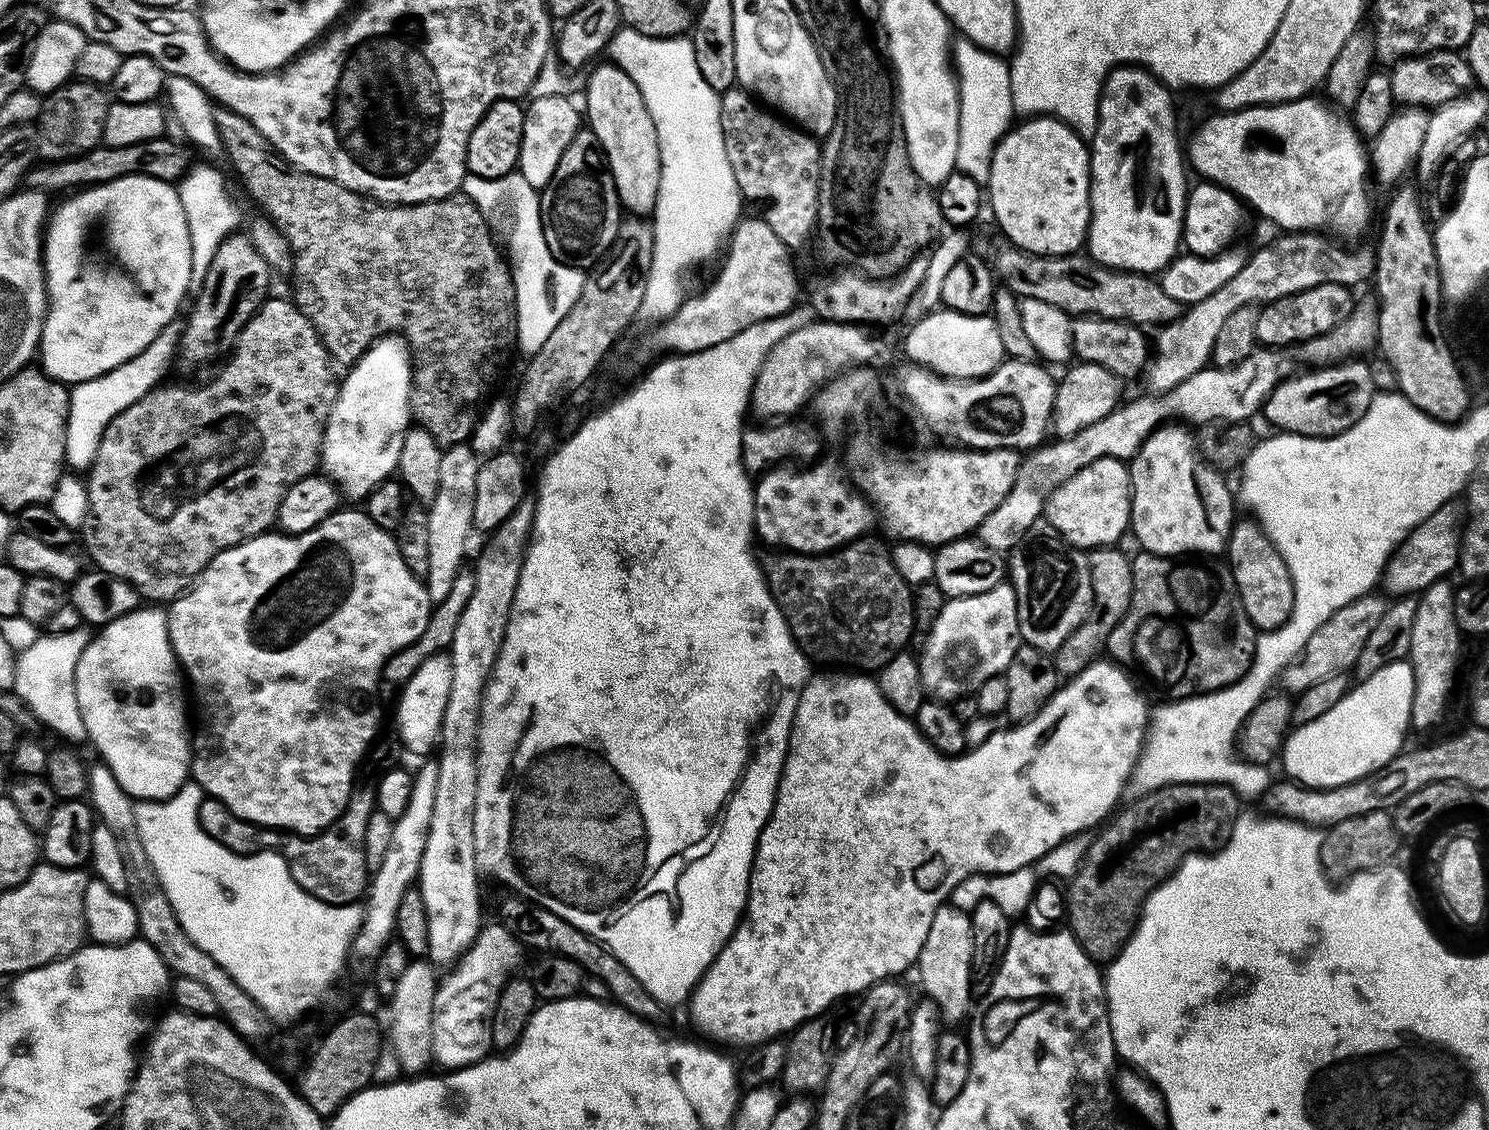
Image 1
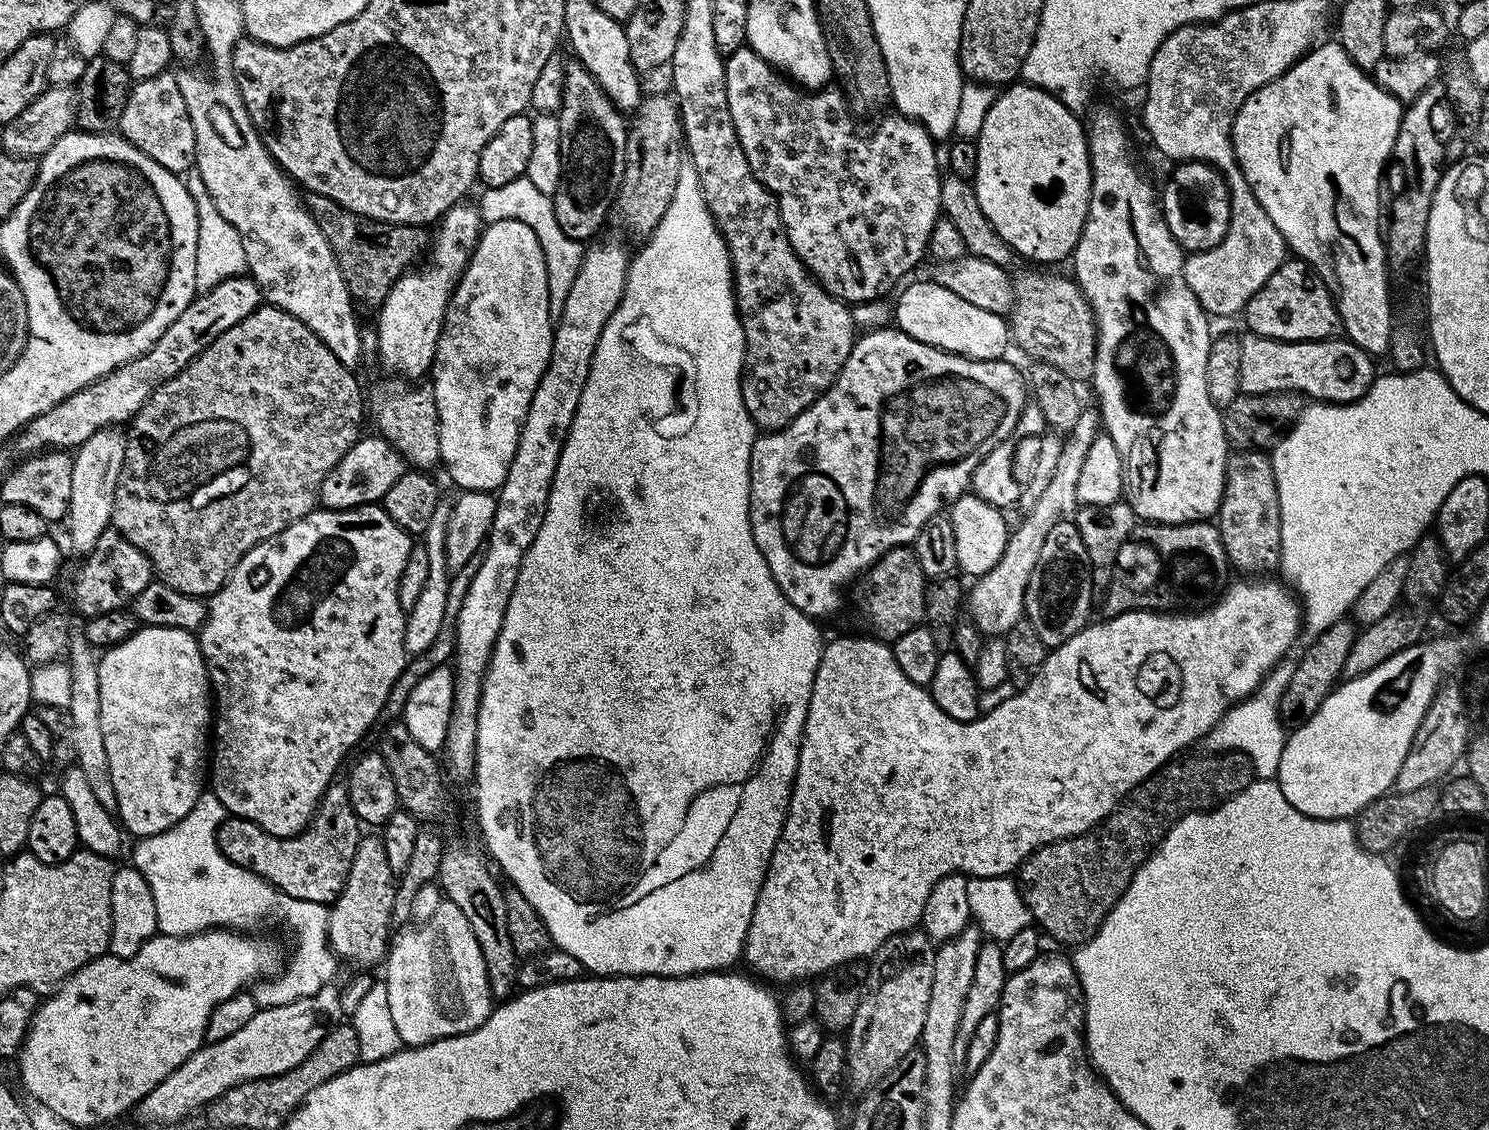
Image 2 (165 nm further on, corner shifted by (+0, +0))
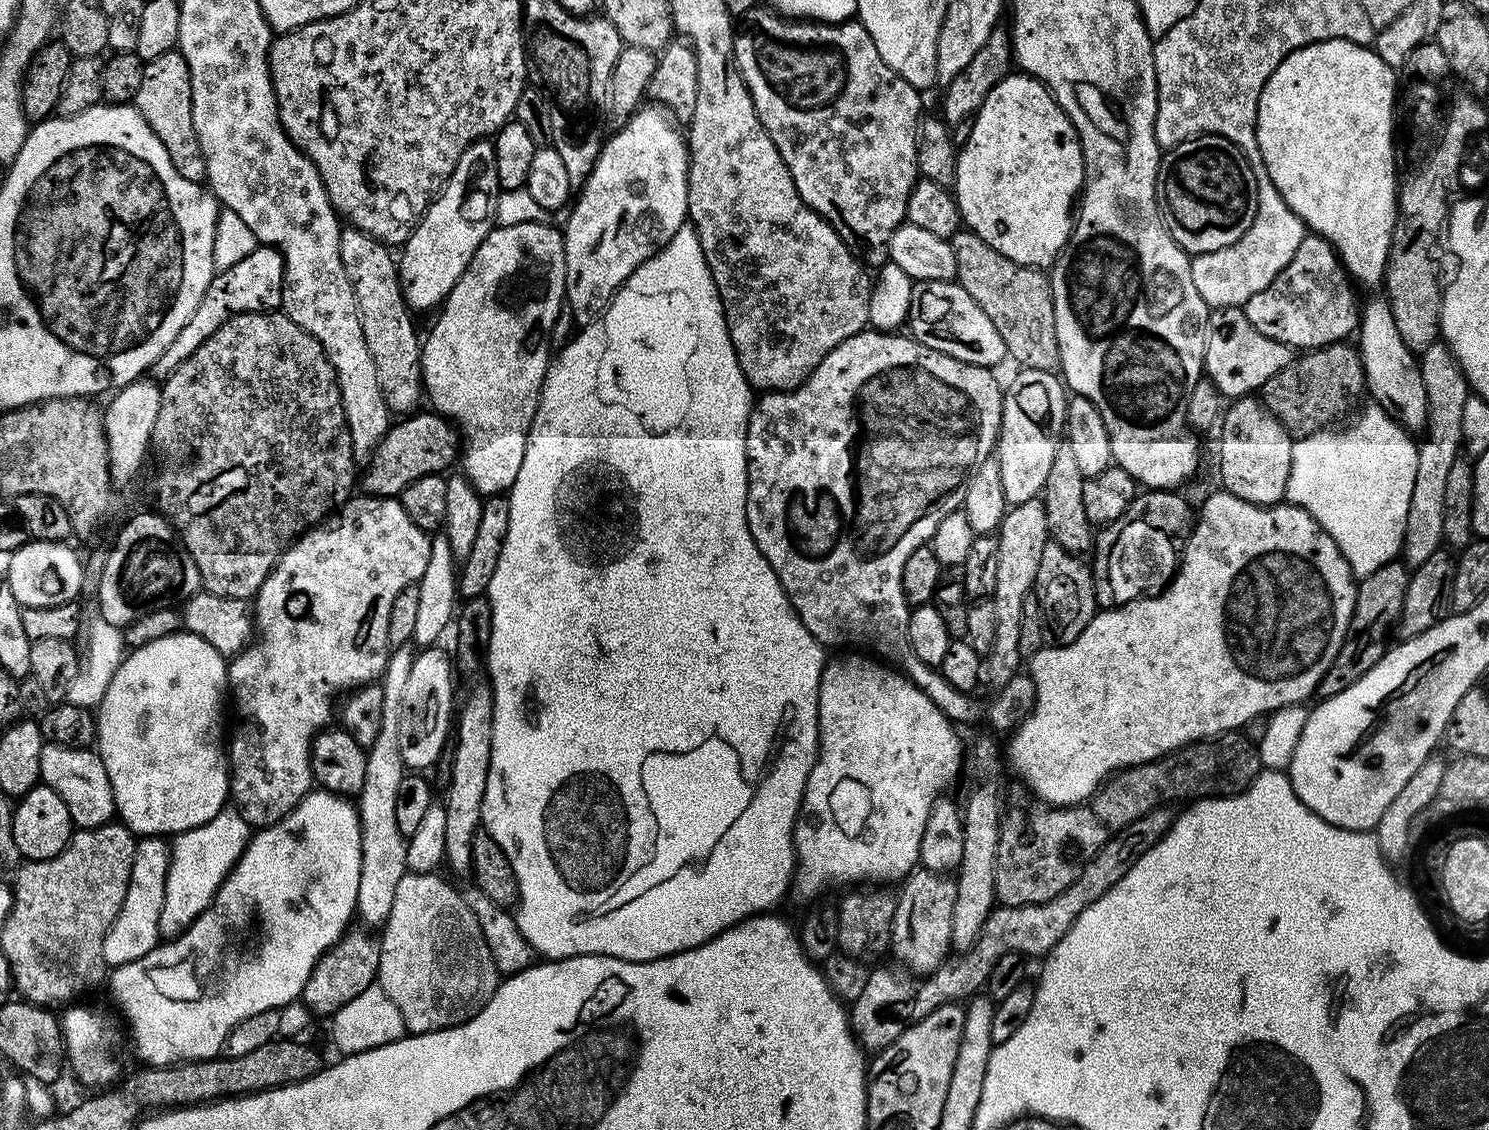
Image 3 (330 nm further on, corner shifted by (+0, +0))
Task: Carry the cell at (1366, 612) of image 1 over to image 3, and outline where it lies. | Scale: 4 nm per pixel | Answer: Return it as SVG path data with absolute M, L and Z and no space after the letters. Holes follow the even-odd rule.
M1436 343L1421 355L1419 365L1426 388L1427 425L1424 430L1426 438L1417 445L1418 470L1415 471L1414 489L1403 529L1404 542L1401 545L1403 563L1410 570L1422 566L1432 554L1441 549L1444 537L1442 525L1445 522L1446 479L1464 442L1465 403L1470 395L1467 380L1447 345Z

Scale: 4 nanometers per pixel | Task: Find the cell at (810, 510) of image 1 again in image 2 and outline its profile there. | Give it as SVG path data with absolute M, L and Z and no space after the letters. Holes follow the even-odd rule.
M895 326L889 328L876 328L873 332L868 332L859 337L853 343L850 354L846 358L846 362L842 366L842 370L837 374L836 381L829 386L815 402L806 410L802 410L802 414L798 414L798 418L794 418L794 422L790 422L785 428L779 428L776 432L757 435L756 440L752 444L752 453L750 454L750 526L754 534L754 542L758 546L758 550L762 550L762 558L766 558L766 566L770 566L770 574L774 578L774 582L778 582L778 586L782 590L782 594L793 604L798 610L802 610L802 614L813 618L821 618L820 616L832 616L840 608L840 603L844 600L843 588L857 578L863 577L864 573L878 562L878 558L882 558L891 548L908 546L915 541L917 534L922 530L922 526L930 518L941 515L951 505L953 500L957 500L960 496L965 495L969 491L970 485L973 483L972 475L974 470L981 462L984 456L990 454L990 450L994 450L999 444L1005 443L1009 439L1008 435L1016 428L1016 423L1021 423L1026 405L1026 380L1020 372L1012 364L1007 364L1007 359L998 360L967 360L965 356L956 356L952 352L943 352L941 348L935 348L929 344L918 342L914 338L910 338L910 334L900 331Z

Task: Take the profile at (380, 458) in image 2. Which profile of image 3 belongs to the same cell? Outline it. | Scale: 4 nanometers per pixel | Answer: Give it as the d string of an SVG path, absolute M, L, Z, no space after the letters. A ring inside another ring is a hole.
M417 411L407 418L397 419L380 440L376 451L367 461L363 491L369 496L399 497L400 491L410 482L423 476L444 474L449 471L452 459L458 456L458 432L449 421L435 411Z

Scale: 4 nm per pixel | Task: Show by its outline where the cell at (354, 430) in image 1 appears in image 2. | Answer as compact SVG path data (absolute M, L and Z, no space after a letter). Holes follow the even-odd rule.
M461 202L459 204L455 204L450 211L445 212L443 216L440 217L438 221L438 227L440 229L437 230L436 236L434 232L434 239L430 244L430 256L432 252L432 264L428 264L425 266L421 272L416 272L417 270L409 270L404 273L403 276L400 277L400 281L394 285L394 287L390 290L390 294L385 298L383 304L380 305L378 309L378 315L380 315L380 321L376 324L376 348L380 351L380 360L385 364L386 367L389 368L392 372L397 372L400 376L409 376L407 378L409 381L416 382L421 378L419 376L427 377L429 375L430 369L432 367L432 360L436 356L436 347L438 346L438 338L440 337L440 332L444 328L444 316L448 312L448 302L452 298L452 292L456 288L456 285L460 282L460 276L463 274L465 268L468 266L468 257L470 253L476 248L476 242L480 238L480 233L482 231L482 212L479 207L475 203L468 204L469 202Z

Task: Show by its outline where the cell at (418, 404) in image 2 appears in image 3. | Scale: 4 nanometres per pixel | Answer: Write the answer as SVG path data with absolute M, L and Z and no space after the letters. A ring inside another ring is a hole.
M346 226L341 229L339 254L342 256L346 278L354 290L355 306L366 348L374 359L378 382L389 411L404 416L413 413L419 407L417 404L420 396L422 400L424 392L420 366L422 344L401 292L397 261L389 252L391 251L379 240L360 232L357 228Z

